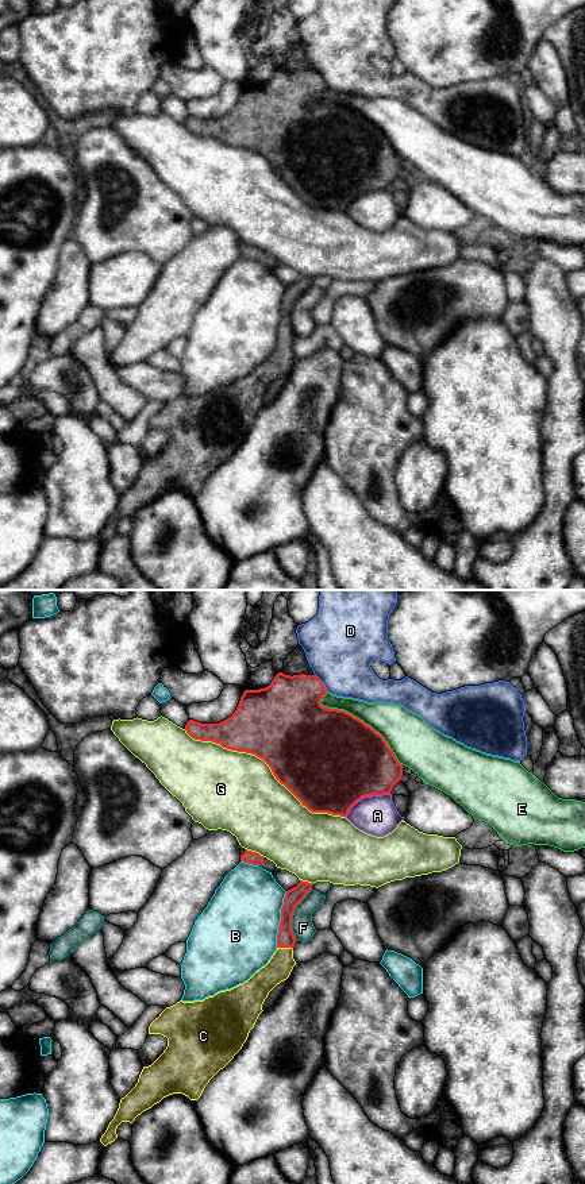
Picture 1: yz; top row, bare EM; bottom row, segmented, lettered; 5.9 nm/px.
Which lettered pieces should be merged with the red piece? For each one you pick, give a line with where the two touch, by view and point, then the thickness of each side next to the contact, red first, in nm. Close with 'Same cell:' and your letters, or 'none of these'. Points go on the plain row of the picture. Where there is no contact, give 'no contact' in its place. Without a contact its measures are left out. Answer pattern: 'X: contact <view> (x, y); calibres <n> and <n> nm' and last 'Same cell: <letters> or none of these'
C: contact yz (285, 342); calibres 110 and 150 nm
Same cell: C

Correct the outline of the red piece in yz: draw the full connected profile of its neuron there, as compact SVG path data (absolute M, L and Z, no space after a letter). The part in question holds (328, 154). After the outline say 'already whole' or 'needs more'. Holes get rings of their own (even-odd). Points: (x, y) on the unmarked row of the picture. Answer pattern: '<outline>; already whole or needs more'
M278 68L272 78L259 85L245 85L234 109L219 119L201 119L189 115L186 128L201 136L212 136L223 143L246 147L262 154L276 174L284 180L312 208L346 212L362 193L390 189L403 171L399 158L384 132L353 109L324 103L320 97L327 89L316 70L285 70Z; already whole

